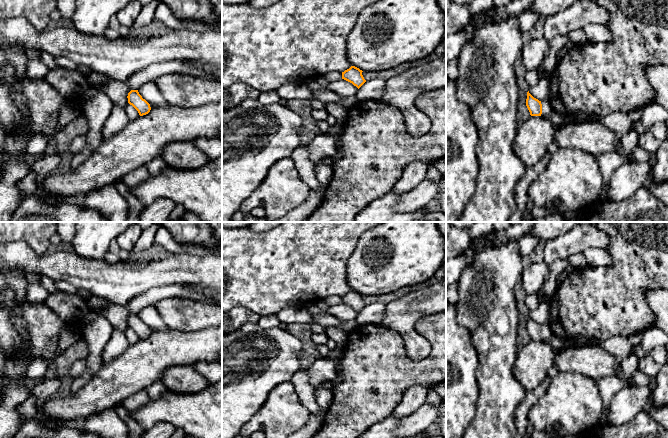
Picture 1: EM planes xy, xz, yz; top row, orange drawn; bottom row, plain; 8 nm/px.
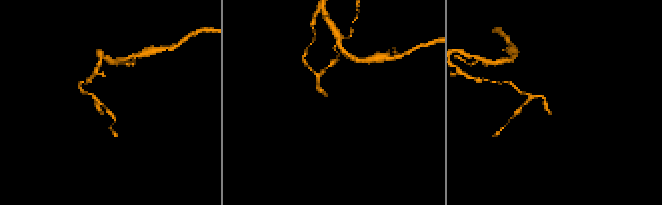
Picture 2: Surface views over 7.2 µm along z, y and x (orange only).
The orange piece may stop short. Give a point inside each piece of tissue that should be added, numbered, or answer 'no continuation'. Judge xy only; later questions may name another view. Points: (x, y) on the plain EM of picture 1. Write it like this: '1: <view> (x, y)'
no continuation

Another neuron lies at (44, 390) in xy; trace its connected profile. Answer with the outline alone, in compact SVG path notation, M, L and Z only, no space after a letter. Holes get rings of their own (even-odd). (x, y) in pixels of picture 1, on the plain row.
M48 379L32 383L30 386L31 394L38 402L43 403L50 398L62 393L62 384L59 379Z

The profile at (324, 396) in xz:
M331 386L315 388L315 399L321 409L327 410L333 401L333 391Z

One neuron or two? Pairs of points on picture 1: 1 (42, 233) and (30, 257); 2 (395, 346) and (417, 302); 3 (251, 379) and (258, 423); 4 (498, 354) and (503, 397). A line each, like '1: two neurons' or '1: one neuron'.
1: two neurons
2: two neurons
3: two neurons
4: one neuron

